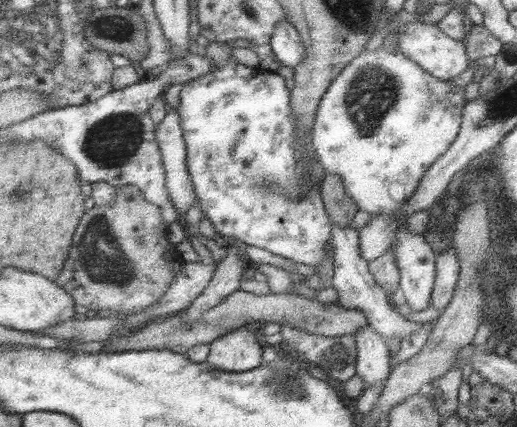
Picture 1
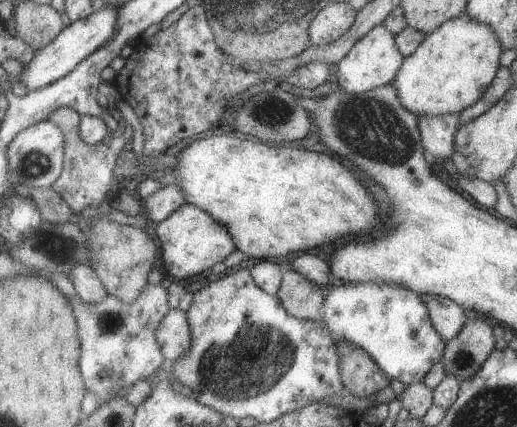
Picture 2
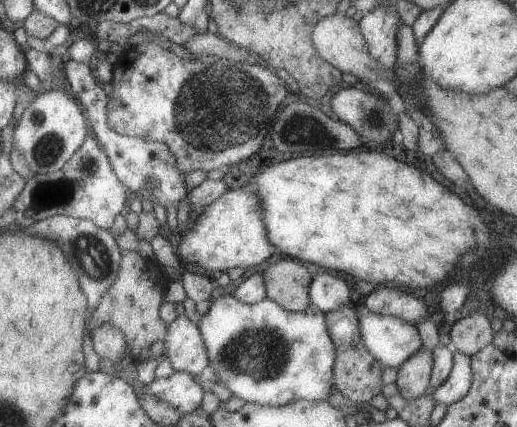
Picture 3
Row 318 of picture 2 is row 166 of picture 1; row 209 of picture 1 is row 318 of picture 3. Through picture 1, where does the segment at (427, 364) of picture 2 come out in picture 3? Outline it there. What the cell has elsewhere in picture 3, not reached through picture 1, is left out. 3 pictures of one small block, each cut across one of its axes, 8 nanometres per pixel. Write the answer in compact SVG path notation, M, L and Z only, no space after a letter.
M365 310L360 326L365 346L384 367L398 368L422 348L416 326L400 318Z

